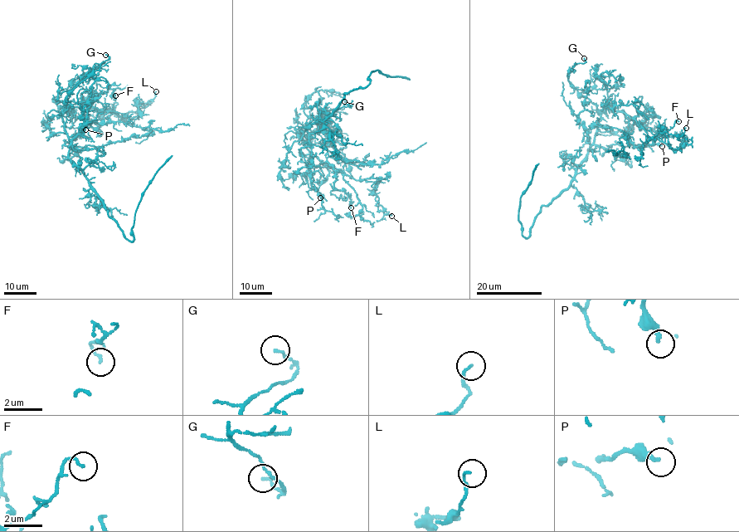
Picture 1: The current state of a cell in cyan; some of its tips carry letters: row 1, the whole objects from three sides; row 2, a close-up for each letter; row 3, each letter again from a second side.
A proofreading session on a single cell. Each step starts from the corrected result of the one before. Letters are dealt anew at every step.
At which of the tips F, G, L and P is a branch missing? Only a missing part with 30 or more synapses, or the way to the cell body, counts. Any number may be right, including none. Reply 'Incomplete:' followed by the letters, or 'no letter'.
Incomplete: no letter

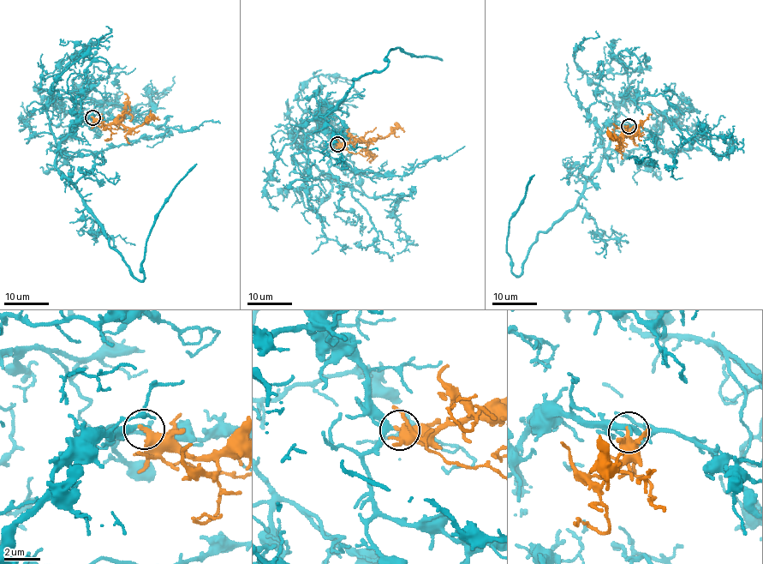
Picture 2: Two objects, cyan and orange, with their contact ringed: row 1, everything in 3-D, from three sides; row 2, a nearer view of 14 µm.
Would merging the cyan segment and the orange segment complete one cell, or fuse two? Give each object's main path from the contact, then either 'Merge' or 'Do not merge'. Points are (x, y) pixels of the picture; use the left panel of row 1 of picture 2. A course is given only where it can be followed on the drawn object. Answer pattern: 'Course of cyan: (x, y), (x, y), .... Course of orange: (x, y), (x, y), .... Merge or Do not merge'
Course of cyan: (92, 116), (71, 128), (55, 164), (138, 279), (154, 217), (196, 164). Course of orange: (92, 117), (104, 124), (123, 124), (128, 128), (135, 128), (153, 118), (160, 120). Merge

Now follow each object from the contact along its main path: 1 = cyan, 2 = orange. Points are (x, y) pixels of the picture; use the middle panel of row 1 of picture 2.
1: (337, 144), (316, 120), (300, 126), (336, 107), (353, 80), (386, 66), (385, 56), (396, 47), (442, 60)
2: (336, 144), (388, 136), (398, 127), (405, 131)

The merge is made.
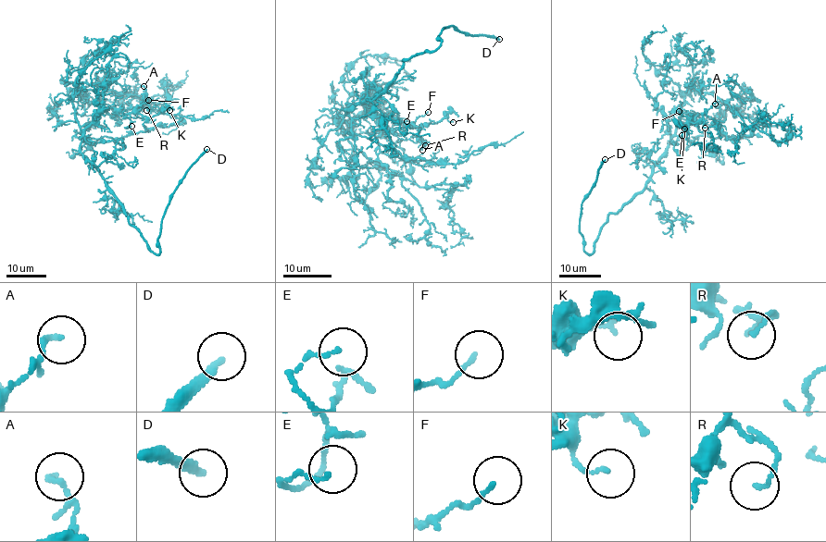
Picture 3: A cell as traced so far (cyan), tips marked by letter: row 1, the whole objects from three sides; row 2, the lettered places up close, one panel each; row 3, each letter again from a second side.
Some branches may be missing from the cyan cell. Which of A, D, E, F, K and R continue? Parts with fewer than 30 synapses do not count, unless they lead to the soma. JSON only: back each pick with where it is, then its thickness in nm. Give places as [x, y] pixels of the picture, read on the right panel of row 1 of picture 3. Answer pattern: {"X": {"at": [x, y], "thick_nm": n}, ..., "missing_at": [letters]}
{"D": {"at": [605, 159], "thick_nm": 240}, "missing_at": ["D"]}

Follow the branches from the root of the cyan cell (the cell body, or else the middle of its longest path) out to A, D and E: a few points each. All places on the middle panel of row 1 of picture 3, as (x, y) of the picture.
A: (356, 105), (345, 111), (360, 103), (376, 114), (378, 122), (384, 129), (416, 129), (424, 144), (422, 150)
D: (356, 105), (384, 90), (403, 60), (435, 50), (444, 27), (450, 25), (469, 35), (488, 34), (499, 39)
E: (356, 105), (345, 111), (360, 103), (376, 114), (384, 129), (406, 125), (406, 129), (400, 125), (406, 121)

